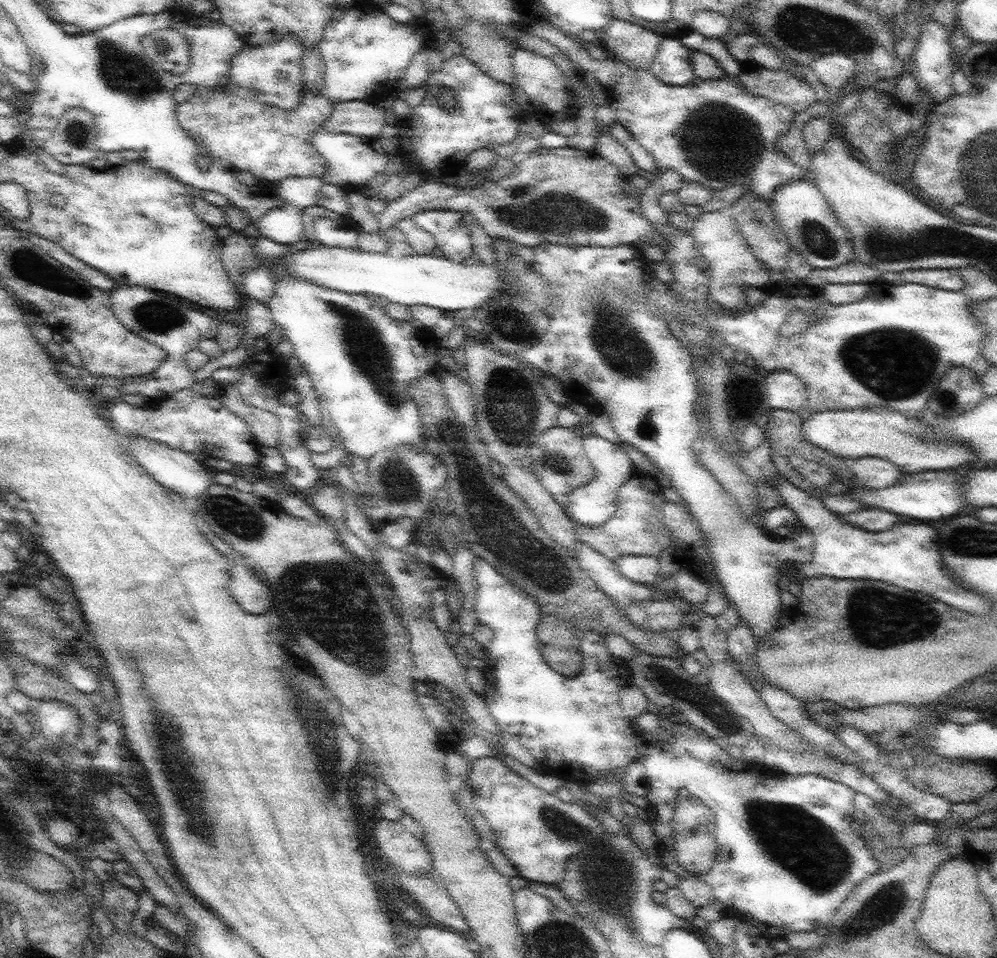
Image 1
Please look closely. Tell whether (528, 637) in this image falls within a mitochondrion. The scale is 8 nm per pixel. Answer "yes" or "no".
no

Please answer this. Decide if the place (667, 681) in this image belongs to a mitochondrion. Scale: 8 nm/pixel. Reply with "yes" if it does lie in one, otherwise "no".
no

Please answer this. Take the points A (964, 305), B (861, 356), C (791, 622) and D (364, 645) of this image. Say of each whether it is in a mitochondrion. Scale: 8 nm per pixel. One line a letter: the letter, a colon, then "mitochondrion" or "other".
A: other
B: mitochondrion
C: other
D: mitochondrion

